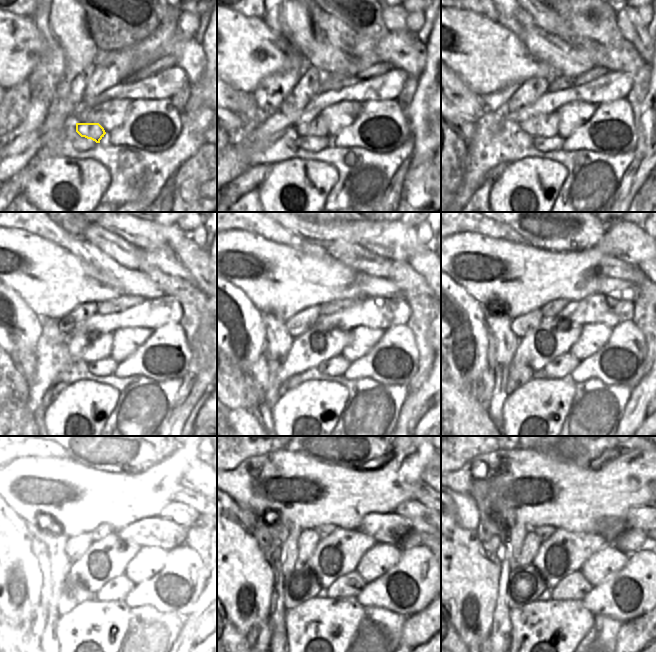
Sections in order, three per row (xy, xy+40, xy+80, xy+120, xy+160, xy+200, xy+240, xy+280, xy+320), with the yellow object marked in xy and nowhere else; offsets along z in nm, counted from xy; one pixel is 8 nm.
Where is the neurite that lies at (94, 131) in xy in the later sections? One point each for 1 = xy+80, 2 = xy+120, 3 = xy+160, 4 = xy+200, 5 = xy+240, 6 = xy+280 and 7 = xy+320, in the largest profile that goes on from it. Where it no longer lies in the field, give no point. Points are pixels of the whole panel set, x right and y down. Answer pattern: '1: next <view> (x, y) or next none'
1: next xy+80 (545, 125)
2: next xy+120 (92, 346)
3: next xy+160 (323, 342)
4: next xy+200 (554, 336)
5: next xy+240 (112, 556)
6: next xy+280 (337, 555)
7: next xy+320 (564, 553)

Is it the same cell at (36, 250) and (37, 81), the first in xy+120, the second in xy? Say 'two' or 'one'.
two

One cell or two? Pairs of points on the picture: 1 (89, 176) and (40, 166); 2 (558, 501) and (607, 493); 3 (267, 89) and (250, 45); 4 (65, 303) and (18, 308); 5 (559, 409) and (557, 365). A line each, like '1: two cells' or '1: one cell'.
1: one cell
2: one cell
3: two cells
4: two cells
5: two cells

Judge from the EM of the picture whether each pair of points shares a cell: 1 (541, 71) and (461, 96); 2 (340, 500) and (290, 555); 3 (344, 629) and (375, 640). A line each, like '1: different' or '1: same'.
1: different
2: different
3: different

